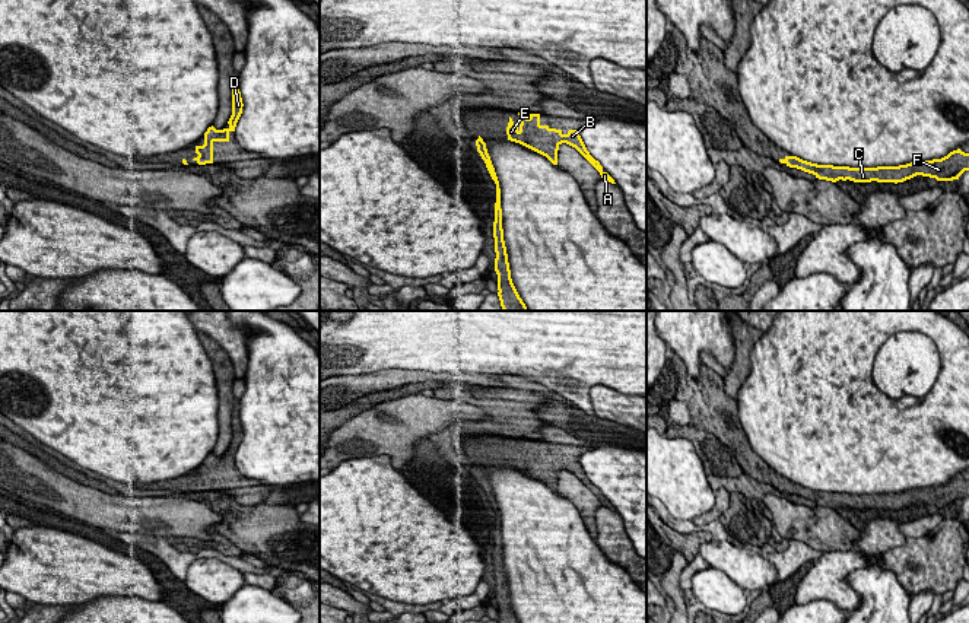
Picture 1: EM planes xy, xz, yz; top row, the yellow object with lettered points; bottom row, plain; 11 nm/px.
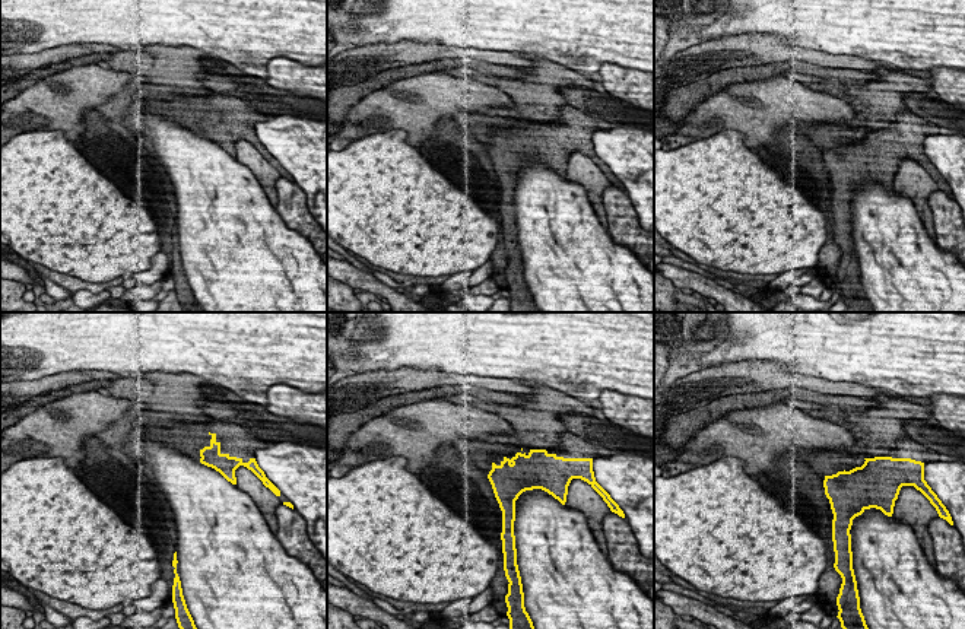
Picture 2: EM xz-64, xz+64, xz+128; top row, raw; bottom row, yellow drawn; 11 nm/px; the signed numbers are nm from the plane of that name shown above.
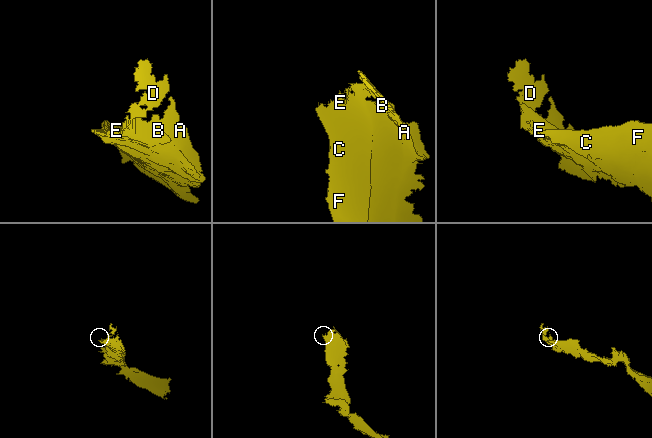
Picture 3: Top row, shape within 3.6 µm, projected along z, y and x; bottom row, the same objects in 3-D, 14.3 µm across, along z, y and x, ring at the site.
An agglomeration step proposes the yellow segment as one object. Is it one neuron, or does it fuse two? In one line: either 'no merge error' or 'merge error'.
no merge error

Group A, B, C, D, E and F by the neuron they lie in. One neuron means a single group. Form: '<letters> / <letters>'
A B C D E F

